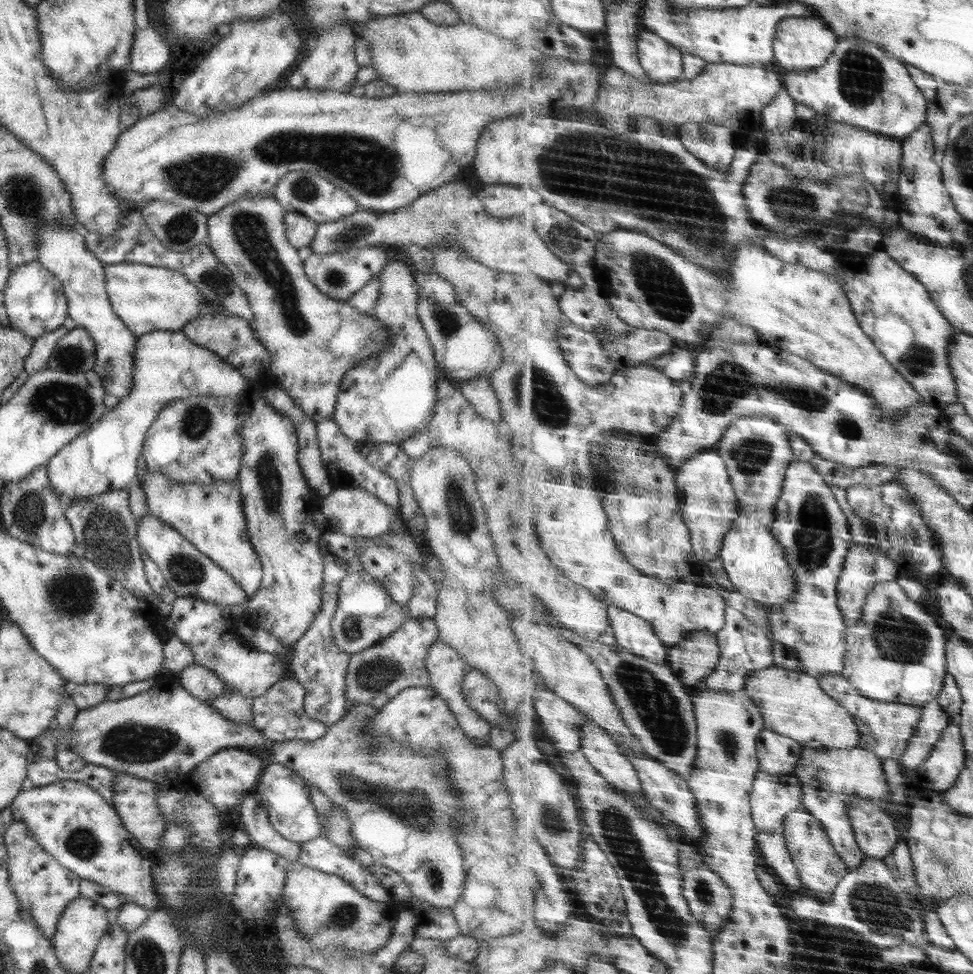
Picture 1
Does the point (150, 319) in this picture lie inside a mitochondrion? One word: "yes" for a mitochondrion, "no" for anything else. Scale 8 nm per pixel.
no

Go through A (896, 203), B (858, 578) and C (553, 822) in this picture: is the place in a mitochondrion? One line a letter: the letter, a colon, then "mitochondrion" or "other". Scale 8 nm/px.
A: other
B: other
C: mitochondrion

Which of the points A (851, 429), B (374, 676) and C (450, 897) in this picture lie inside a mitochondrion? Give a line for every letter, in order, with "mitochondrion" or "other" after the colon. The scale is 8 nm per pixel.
A: mitochondrion
B: mitochondrion
C: other

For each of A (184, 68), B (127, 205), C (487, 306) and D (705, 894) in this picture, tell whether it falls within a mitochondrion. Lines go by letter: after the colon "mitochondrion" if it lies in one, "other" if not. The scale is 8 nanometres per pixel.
A: other
B: other
C: other
D: mitochondrion

